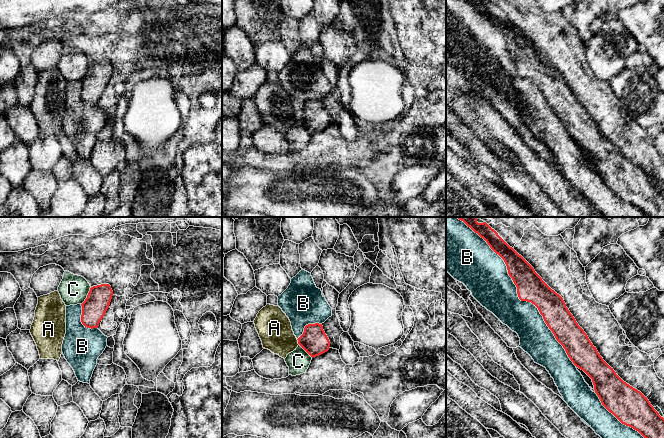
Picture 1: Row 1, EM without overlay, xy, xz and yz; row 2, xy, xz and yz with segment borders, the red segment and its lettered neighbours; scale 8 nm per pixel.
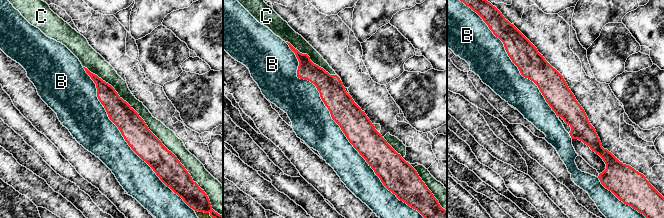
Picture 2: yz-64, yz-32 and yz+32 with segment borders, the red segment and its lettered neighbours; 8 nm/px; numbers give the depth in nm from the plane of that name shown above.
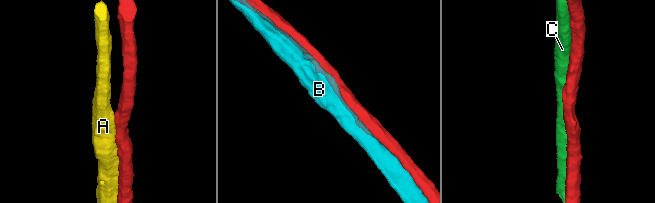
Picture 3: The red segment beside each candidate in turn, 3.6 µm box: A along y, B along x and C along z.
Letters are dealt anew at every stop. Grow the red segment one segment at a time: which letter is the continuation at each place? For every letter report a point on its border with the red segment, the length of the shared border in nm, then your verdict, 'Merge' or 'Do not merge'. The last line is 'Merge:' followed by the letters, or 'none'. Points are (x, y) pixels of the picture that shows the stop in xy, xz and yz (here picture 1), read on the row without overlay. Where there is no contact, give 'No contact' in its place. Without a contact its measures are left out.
A: Touches red at xz (298, 118). Shared border 50 nm. Do not merge
B: Touches red at yz (519, 74). Shared border 1450 nm. Do not merge
C: Touches red at xy (87, 72). Shared border 170 nm. Do not merge
Merge: none

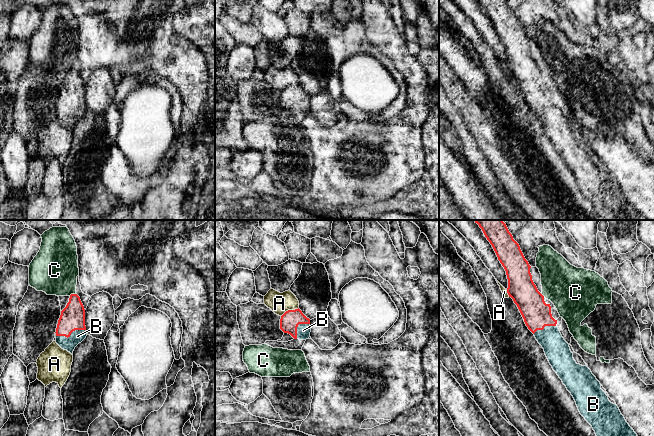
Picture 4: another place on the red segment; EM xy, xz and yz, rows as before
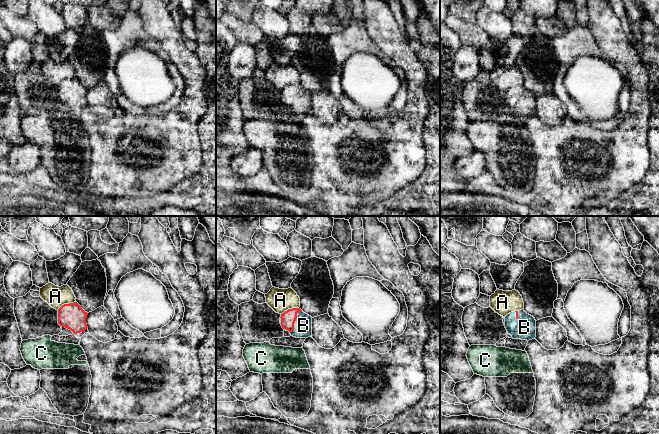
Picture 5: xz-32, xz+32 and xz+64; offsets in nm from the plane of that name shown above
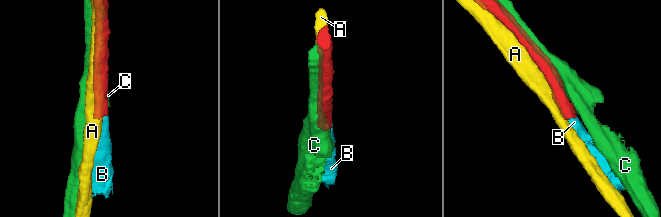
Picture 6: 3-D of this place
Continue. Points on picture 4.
A: Touches red at xz (289, 86). Shared border 160 nm. Do not merge
B: Touches red at xy (70, 110). Shared border 240 nm. Merge
C: Touches red at xy (72, 70). Shared border 60 nm. Do not merge
Merge: B

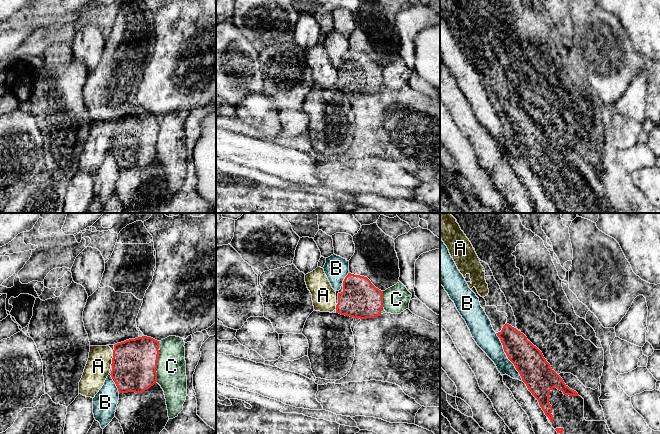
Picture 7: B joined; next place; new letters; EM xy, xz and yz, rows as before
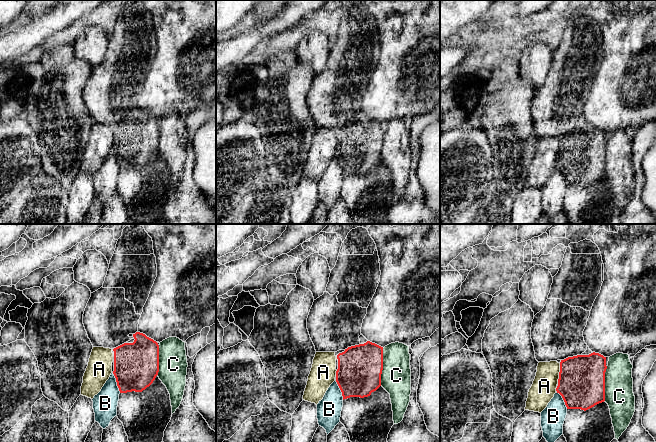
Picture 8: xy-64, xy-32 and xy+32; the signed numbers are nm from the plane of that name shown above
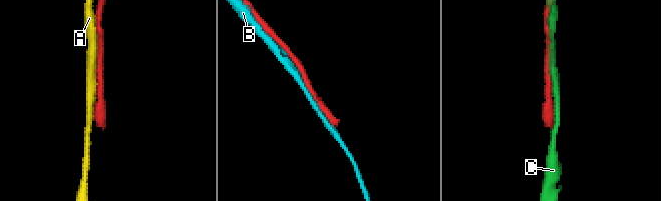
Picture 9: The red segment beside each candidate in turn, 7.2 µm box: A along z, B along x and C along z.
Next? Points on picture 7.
A: Touches red at xy (112, 137). Shared border 80 nm. Do not merge
B: Touches red at yz (510, 136). Shared border 360 nm. Do not merge
C: Touches red at xy (156, 142). Shared border 260 nm. Do not merge
Merge: none

